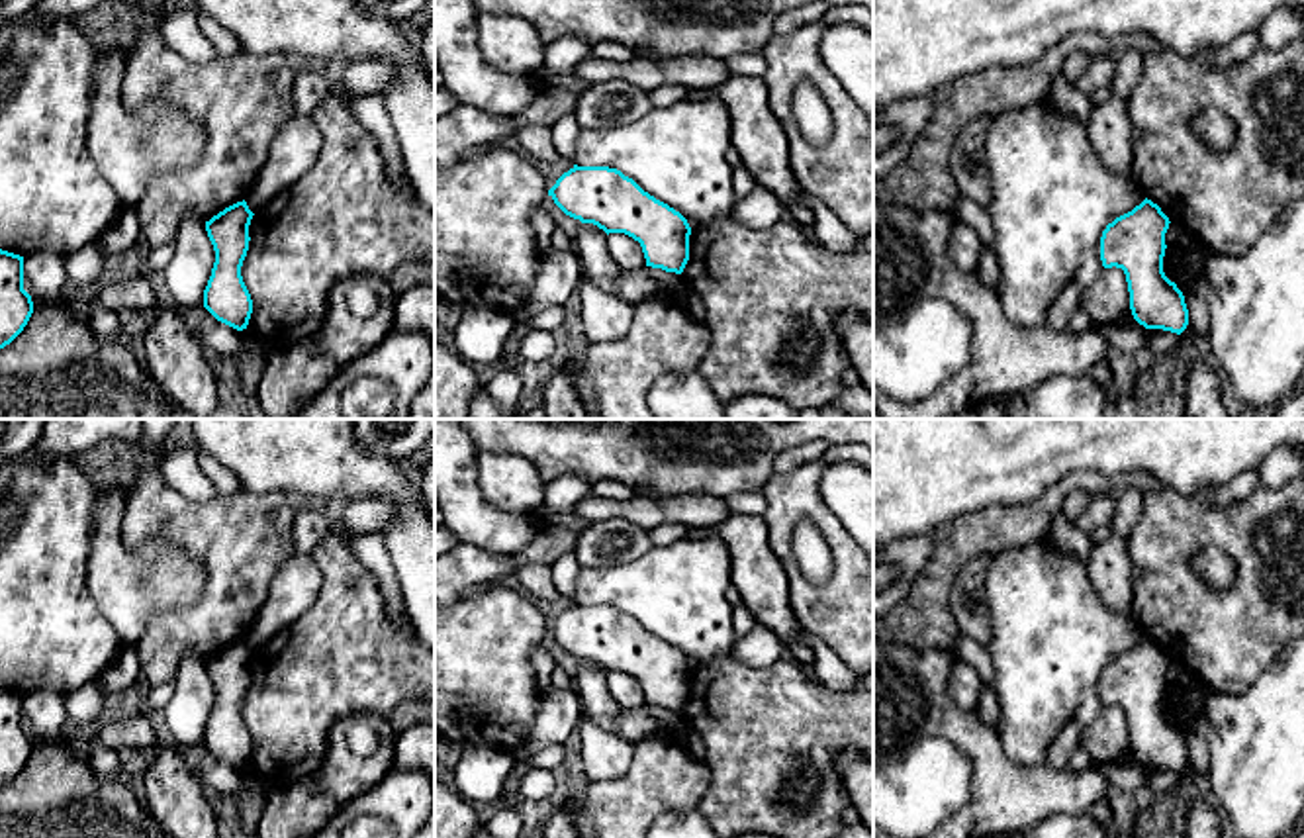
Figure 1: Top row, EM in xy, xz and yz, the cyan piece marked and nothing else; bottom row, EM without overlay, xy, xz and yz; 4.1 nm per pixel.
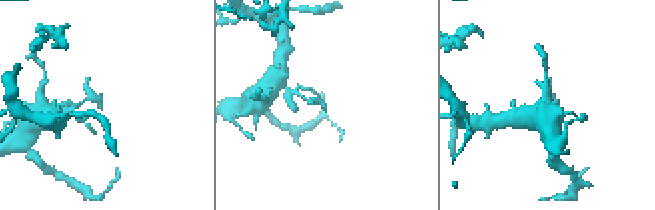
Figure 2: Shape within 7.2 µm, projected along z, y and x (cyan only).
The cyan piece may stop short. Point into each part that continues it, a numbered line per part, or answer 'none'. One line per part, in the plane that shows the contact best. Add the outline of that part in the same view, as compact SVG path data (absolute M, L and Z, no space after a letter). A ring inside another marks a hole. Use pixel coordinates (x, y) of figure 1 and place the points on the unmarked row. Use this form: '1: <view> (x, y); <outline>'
none

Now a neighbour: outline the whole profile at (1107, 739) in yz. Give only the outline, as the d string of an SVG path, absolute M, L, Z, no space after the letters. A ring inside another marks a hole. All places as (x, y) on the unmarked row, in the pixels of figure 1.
M1102 707L1087 724L1081 746L1089 752L1094 766L1132 758L1130 730L1122 707Z

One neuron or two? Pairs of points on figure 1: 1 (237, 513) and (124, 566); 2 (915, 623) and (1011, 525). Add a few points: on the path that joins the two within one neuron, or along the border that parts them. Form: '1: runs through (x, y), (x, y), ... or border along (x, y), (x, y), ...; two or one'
1: border along (130, 547), (177, 541), (208, 574); two
2: runs through (931, 594), (936, 576), (981, 533); one

